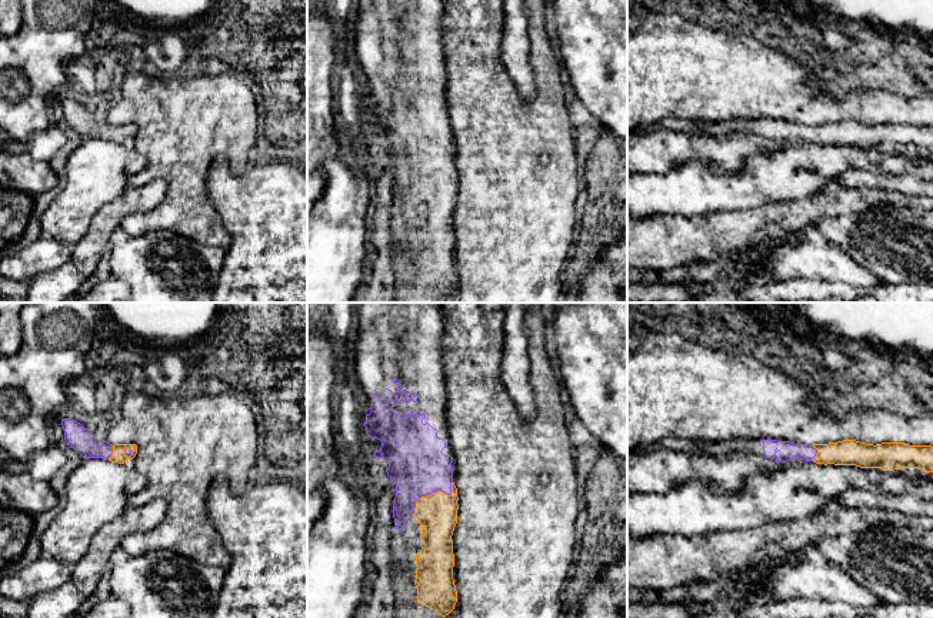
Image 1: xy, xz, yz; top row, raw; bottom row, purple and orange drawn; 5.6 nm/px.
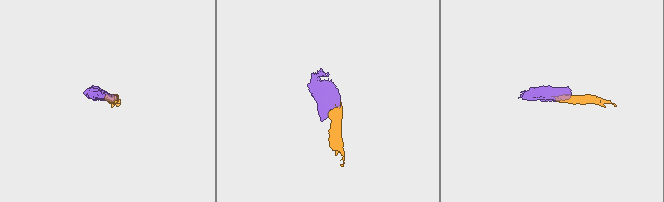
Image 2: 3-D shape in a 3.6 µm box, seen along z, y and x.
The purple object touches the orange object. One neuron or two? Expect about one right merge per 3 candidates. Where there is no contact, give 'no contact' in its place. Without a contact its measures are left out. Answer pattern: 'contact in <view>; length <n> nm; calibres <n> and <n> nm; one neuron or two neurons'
contact in xz; length 300 nm; calibres 320 and 220 nm; one neuron

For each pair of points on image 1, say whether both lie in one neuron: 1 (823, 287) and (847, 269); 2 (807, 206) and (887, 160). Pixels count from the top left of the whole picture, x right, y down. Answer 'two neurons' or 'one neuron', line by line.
1: two neurons
2: two neurons

